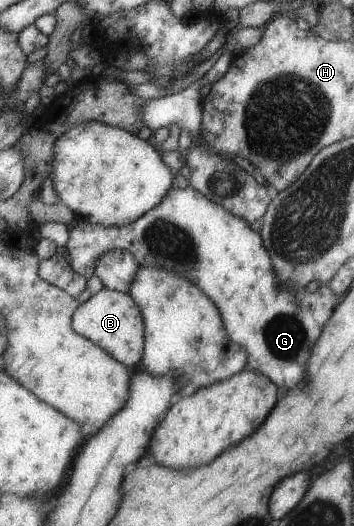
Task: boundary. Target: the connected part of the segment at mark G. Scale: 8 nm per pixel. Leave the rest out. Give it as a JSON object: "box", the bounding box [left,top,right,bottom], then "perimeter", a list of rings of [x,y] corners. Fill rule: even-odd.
{"box":[63,184,338,389],"perimeter":[[[188,184],[184,189],[170,186],[162,201],[150,211],[140,215],[130,225],[100,226],[79,220],[69,229],[69,237],[63,253],[69,261],[70,268],[86,280],[94,273],[94,262],[112,249],[128,251],[140,267],[158,267],[186,279],[198,287],[218,309],[226,334],[232,343],[240,345],[246,351],[245,366],[260,373],[276,388],[290,389],[304,381],[304,363],[310,357],[314,343],[318,341],[328,317],[338,305],[336,293],[328,283],[315,283],[304,289],[292,291],[280,286],[280,281],[270,267],[270,259],[264,253],[262,239],[250,229],[249,224],[240,217],[235,217],[212,201],[208,201]]]}

